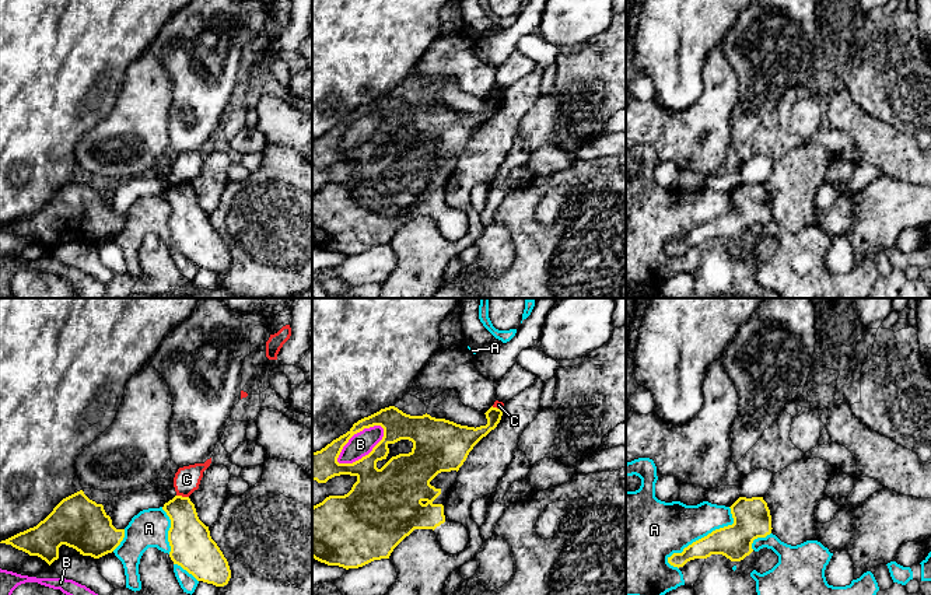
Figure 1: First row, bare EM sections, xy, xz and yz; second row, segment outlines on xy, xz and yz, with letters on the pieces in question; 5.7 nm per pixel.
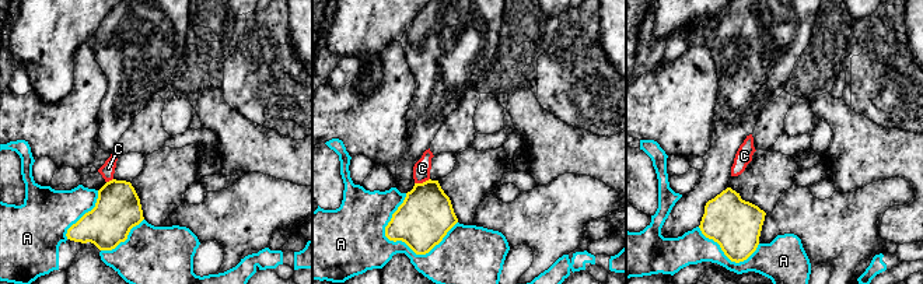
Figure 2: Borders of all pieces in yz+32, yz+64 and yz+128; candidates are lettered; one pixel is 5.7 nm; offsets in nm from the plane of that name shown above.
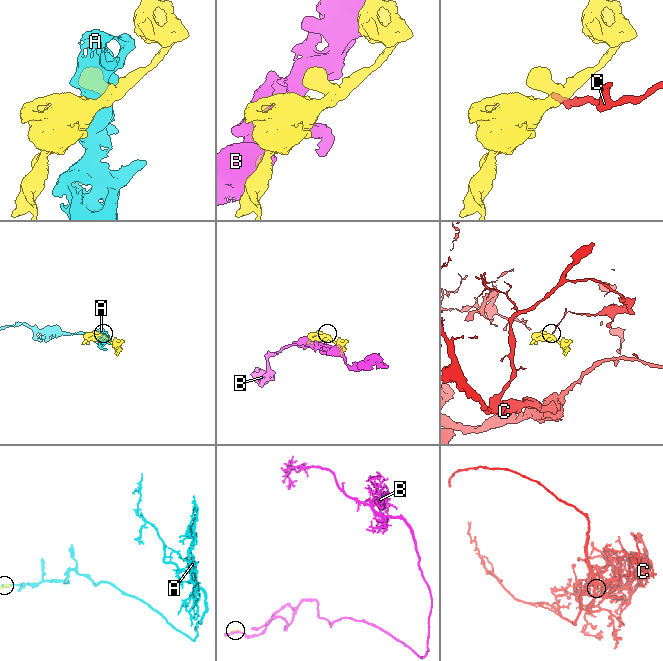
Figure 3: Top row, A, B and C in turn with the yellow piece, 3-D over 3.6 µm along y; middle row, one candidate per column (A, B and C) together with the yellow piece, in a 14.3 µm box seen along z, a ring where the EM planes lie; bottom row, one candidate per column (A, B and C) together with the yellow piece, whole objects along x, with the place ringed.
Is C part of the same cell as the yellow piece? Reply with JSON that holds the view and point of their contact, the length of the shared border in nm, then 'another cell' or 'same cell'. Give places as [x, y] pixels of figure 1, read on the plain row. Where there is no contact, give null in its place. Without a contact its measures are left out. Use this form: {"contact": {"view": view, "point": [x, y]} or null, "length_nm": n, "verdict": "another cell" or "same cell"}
{"contact": {"view": "xy", "point": [181, 182]}, "length_nm": 70, "verdict": "another cell"}

